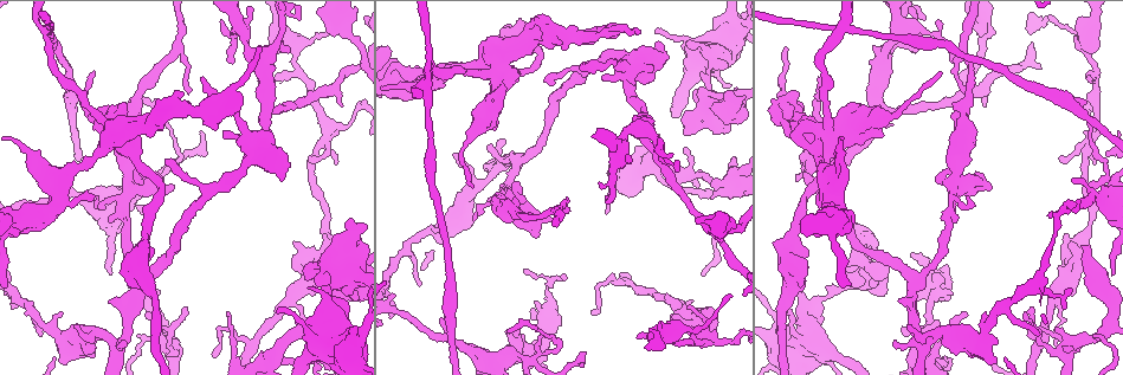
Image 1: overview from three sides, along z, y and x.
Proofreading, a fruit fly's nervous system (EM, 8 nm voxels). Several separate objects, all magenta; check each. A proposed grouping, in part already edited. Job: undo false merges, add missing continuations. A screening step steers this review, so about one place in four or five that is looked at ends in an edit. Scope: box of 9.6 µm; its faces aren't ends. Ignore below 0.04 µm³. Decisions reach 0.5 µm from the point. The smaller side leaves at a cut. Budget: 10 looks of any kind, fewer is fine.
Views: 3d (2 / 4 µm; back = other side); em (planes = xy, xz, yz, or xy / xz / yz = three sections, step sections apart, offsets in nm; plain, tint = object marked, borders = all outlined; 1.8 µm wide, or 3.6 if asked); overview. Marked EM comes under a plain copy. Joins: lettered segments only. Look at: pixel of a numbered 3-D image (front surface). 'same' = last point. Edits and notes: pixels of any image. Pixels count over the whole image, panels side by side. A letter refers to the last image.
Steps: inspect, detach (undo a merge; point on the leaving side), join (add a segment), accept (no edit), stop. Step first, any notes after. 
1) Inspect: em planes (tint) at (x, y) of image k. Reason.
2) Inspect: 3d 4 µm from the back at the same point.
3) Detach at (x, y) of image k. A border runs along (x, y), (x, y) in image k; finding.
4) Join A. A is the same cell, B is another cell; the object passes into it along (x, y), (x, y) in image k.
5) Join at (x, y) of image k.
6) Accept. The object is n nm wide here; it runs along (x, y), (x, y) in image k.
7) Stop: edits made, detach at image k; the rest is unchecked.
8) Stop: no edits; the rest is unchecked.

Inspect: 3d 2 µm from the back at (711, 182) of image 1. Branch stops here.

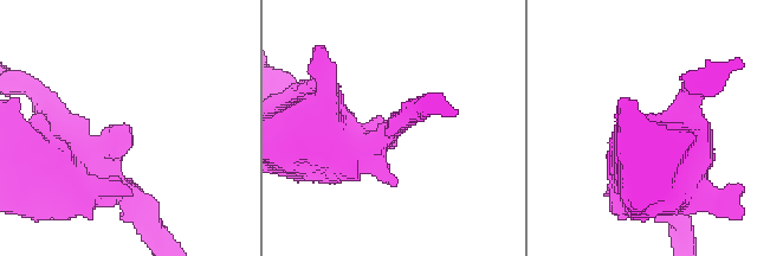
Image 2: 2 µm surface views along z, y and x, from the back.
Inspect: em planes (borders) at (126, 126) of image 2. The arms are 190, 300 nm wide.

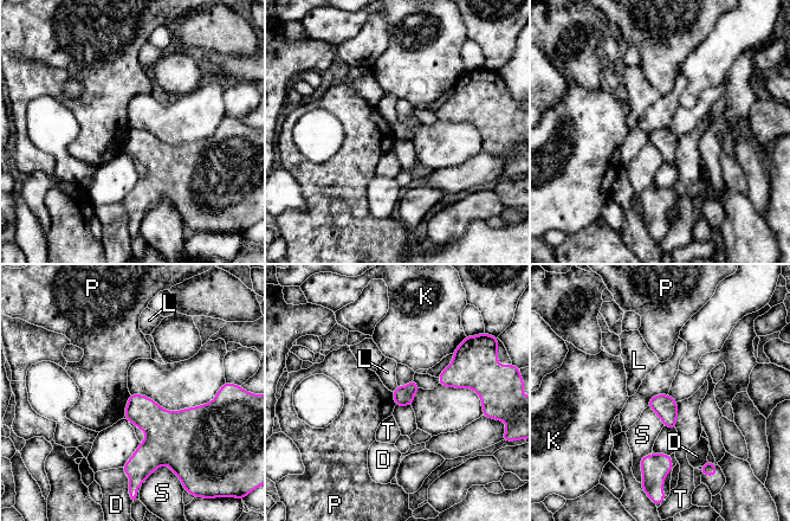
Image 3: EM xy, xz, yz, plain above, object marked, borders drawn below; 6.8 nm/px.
Accept. D, K, L, P, S and T are other cells; no lettered segment goes on from it.

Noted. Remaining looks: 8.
Inspect: 3d 2 µm from the back at (1089, 224) of image 1. A narrow waist.

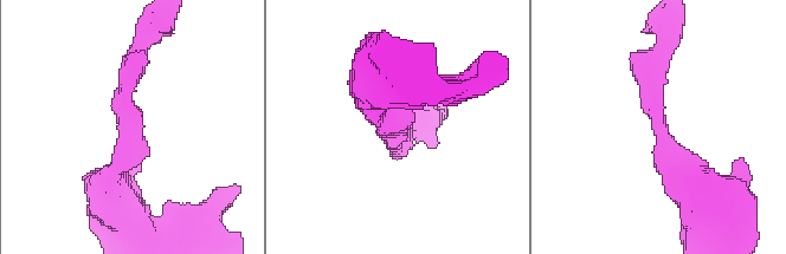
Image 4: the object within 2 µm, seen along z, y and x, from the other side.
Inspect: em planes (borders) at (132, 120) of image 4. The arms are 200, 360 nm wide; shape alone is not enough.

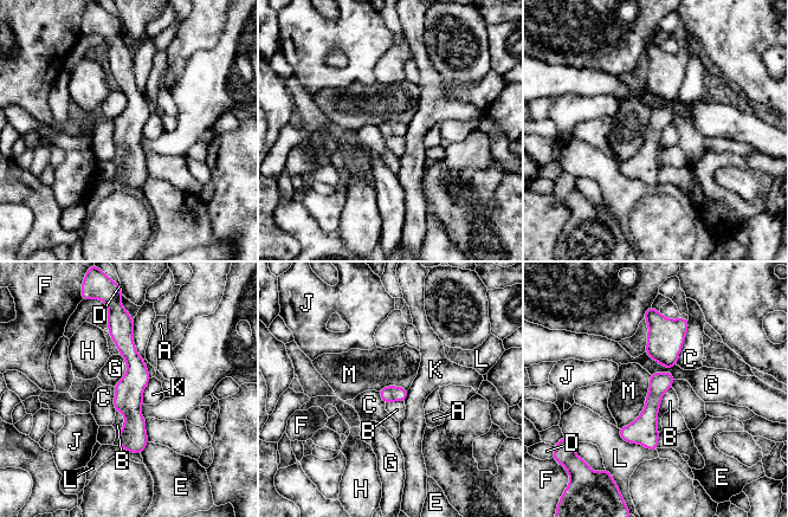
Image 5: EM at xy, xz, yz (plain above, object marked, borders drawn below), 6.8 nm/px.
Accept. A, B, C, D, E, F, G, H, J, K, L and M are other cells; it runs along (120, 323), (133, 359), (139, 450) in image 5; continuous, no second neuron.

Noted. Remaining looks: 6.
Inspect: em planes (borders) at (45, 33) of image 1. Sharp bend.

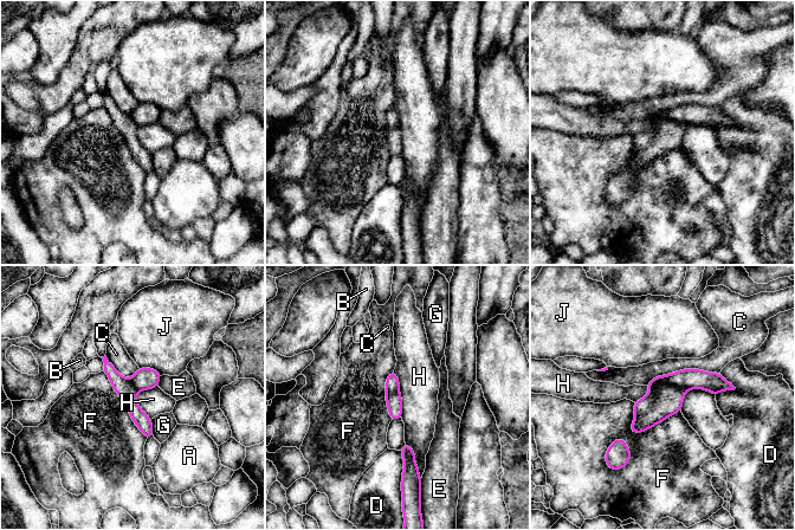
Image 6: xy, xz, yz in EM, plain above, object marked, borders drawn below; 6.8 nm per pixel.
Detach at (687, 379) of image 6. A, B, C, D, E, F, G, H and J are other cells; the part that leaves runs along (654, 381), (705, 380), (729, 387) in image 6; two neurons meet here.

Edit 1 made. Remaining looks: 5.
Inspect: em 3.6 µm planes (tint) at (345, 275) of image 1.

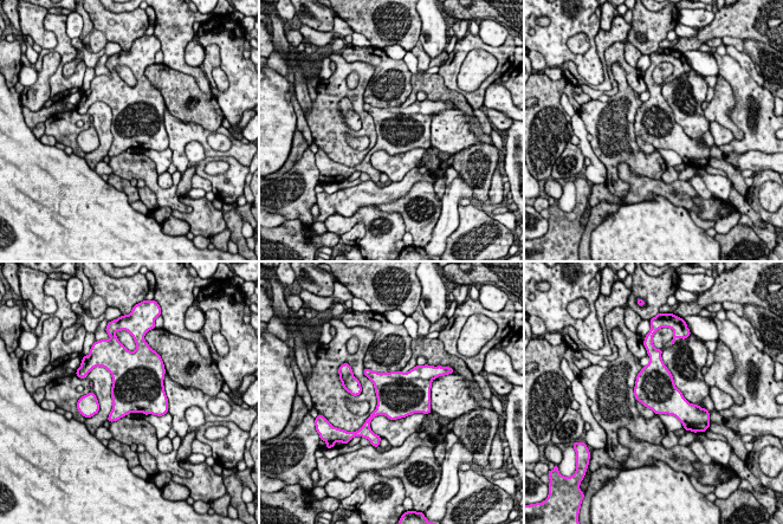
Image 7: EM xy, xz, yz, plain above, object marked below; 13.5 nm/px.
Inspect: em 3.6 µm planes (borders) at the same point. See the neighbours.

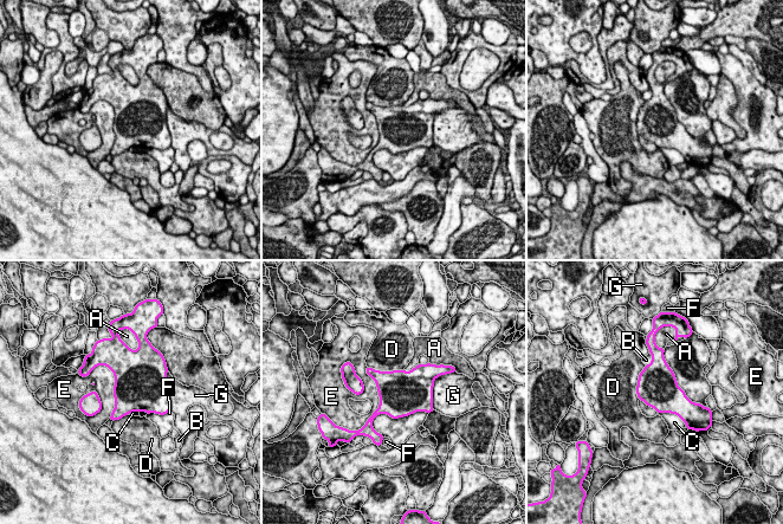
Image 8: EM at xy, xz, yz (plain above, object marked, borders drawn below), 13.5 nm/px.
Accept. A, B, C, D, E, F and G are other cells; a border runs along (639, 399), (658, 413) in image 8; one neuron here.

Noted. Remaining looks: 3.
Stop: edits made, detach at image 6; the rest is unchecked.

